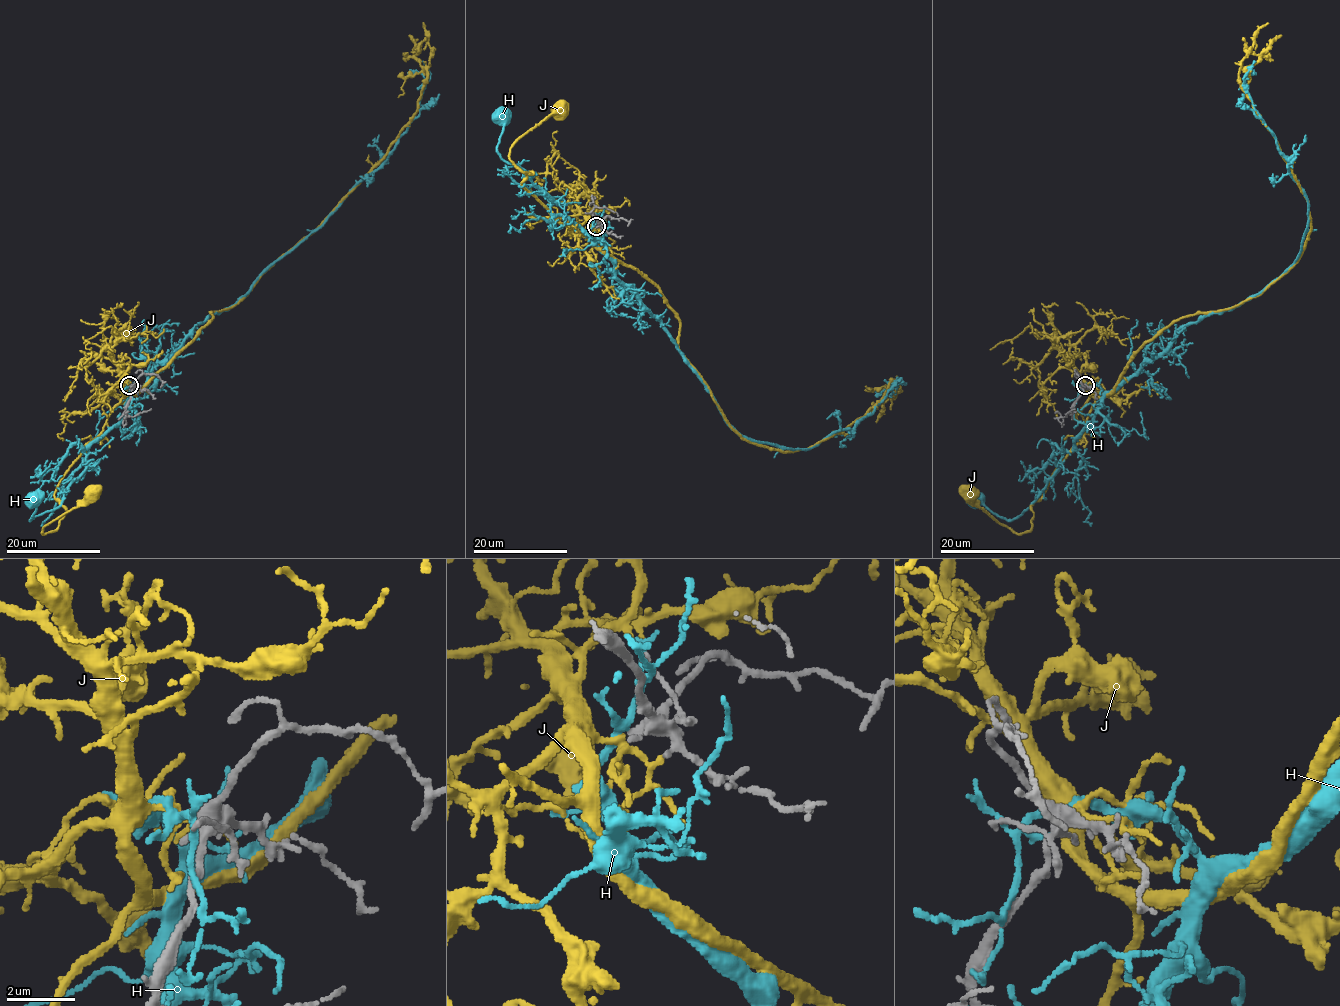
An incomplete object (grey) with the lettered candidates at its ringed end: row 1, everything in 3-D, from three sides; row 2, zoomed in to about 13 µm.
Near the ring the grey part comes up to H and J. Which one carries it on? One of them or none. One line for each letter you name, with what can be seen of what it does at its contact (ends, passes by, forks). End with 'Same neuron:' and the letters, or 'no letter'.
J: It forks there
Same neuron: J

